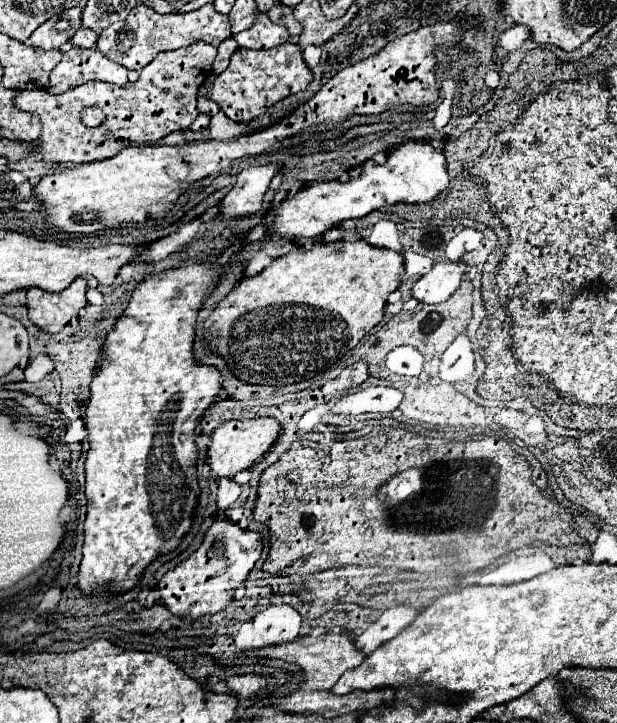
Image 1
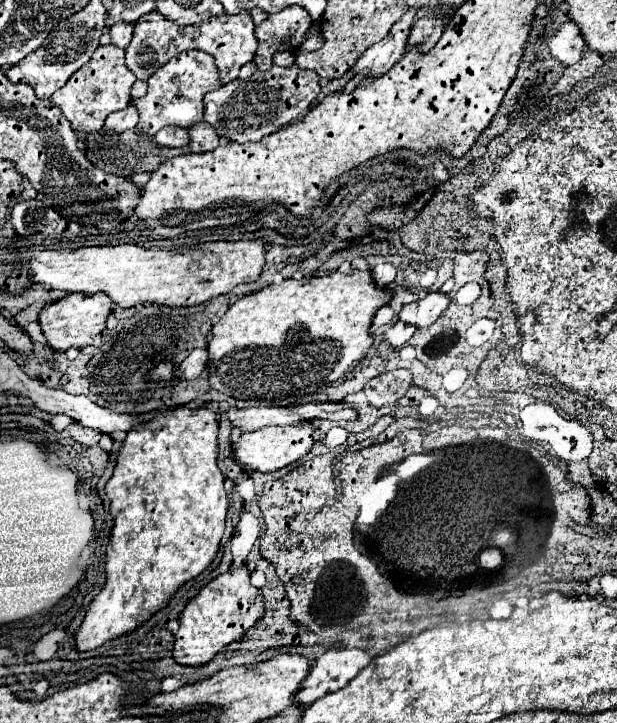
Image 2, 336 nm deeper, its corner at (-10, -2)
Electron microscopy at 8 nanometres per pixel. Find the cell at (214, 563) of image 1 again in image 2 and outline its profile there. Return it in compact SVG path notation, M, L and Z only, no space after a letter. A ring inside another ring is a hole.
M246 565L240 569L228 569L224 575L210 581L180 615L180 629L174 635L176 641L172 649L174 661L184 667L200 667L206 665L226 645L240 641L264 613L264 601L258 599L260 589L250 585L250 571Z

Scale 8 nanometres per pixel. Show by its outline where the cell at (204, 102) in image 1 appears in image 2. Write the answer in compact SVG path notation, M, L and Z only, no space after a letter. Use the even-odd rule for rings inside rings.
M200 121L194 127L188 127L188 133L190 133L188 149L192 153L206 153L206 151L212 151L220 145L220 137L206 121Z

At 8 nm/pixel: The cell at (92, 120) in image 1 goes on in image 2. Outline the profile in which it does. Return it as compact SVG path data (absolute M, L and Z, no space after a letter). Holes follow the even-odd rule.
M100 45L94 51L92 59L86 65L82 65L68 79L68 85L58 89L50 97L50 101L60 107L60 111L64 113L64 117L70 121L72 129L78 135L86 135L92 131L100 131L110 113L128 107L128 103L132 101L130 89L132 89L134 81L136 81L136 75L132 71L128 71L124 65L124 49L120 49L116 45Z

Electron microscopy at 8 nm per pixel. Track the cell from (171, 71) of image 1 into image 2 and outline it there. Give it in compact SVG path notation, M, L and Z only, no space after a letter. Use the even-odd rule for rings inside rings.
M204 51L180 53L178 57L170 59L166 63L166 67L160 67L148 79L148 93L142 99L134 101L134 105L140 111L138 127L148 135L156 135L156 131L166 125L190 127L190 125L202 121L204 95L218 87L220 87L220 81L218 81L216 65L214 65L214 59L208 57L208 53L204 53Z

